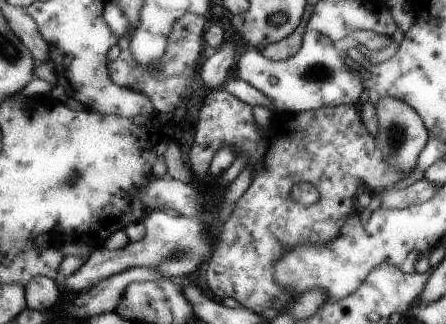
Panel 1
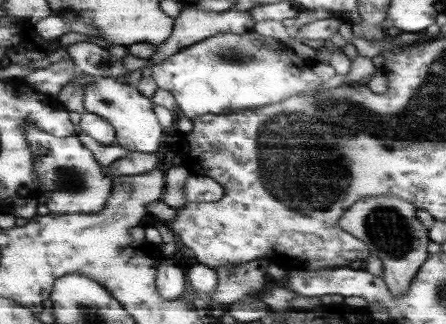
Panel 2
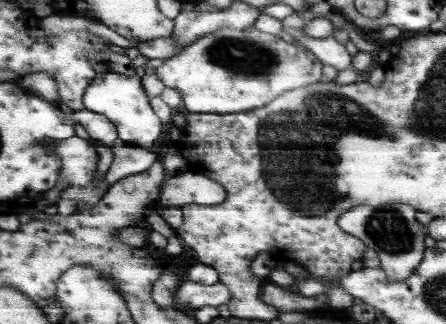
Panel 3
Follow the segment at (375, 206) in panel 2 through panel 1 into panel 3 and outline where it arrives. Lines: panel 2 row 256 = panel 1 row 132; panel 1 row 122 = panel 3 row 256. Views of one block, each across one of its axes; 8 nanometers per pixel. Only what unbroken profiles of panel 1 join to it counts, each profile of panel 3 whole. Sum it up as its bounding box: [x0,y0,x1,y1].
[341,204,427,282]

